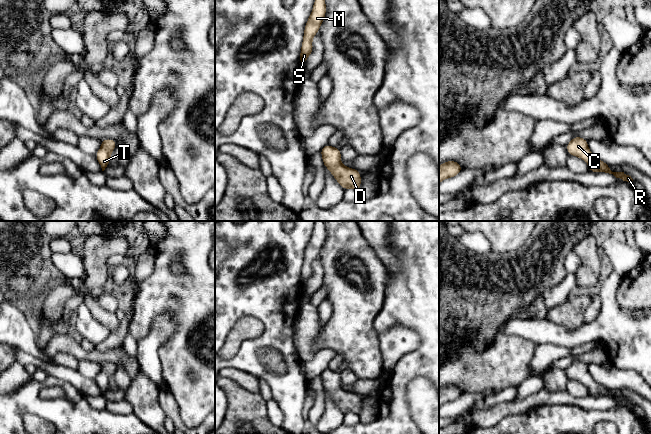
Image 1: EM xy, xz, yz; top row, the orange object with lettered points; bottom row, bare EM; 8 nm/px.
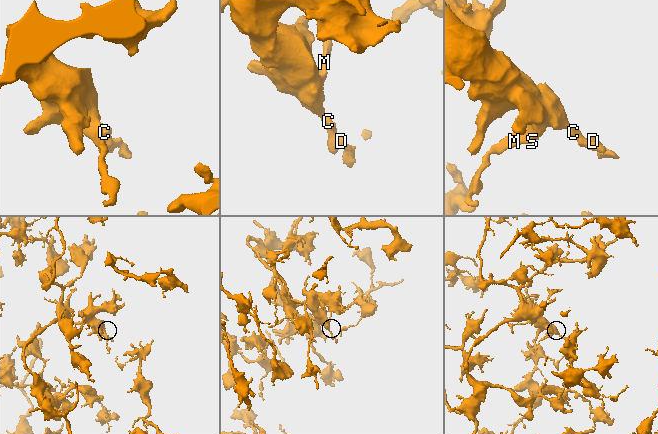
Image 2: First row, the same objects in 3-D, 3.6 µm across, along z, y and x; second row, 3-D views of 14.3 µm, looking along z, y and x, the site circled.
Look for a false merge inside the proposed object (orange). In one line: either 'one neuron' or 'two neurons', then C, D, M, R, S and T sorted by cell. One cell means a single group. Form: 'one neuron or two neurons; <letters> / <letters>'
one neuron; C D M R S T

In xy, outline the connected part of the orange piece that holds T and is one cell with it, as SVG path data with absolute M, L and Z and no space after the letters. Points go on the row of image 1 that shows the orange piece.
M113 139L101 140L101 147L95 154L95 157L100 164L102 171L105 170L109 163L111 163L110 155L116 148L116 145L117 142Z

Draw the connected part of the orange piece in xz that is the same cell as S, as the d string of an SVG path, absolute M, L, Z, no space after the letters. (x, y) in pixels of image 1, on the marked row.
M315 0L313 9L304 28L303 41L300 50L300 60L302 64L309 58L310 54L313 52L312 40L313 37L318 33L325 16L325 0Z

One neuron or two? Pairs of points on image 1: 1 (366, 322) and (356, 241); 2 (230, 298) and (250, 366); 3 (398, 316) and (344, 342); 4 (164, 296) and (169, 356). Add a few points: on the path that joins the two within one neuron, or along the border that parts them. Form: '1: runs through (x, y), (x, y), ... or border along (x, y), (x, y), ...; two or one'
1: runs through (366, 302), (366, 299), (375, 287), (365, 261); one
2: runs through (251, 303), (268, 320), (268, 334), (257, 345); one
3: border along (383, 306), (374, 321), (374, 329), (378, 334); two
4: runs through (179, 309), (183, 313), (183, 341); one

